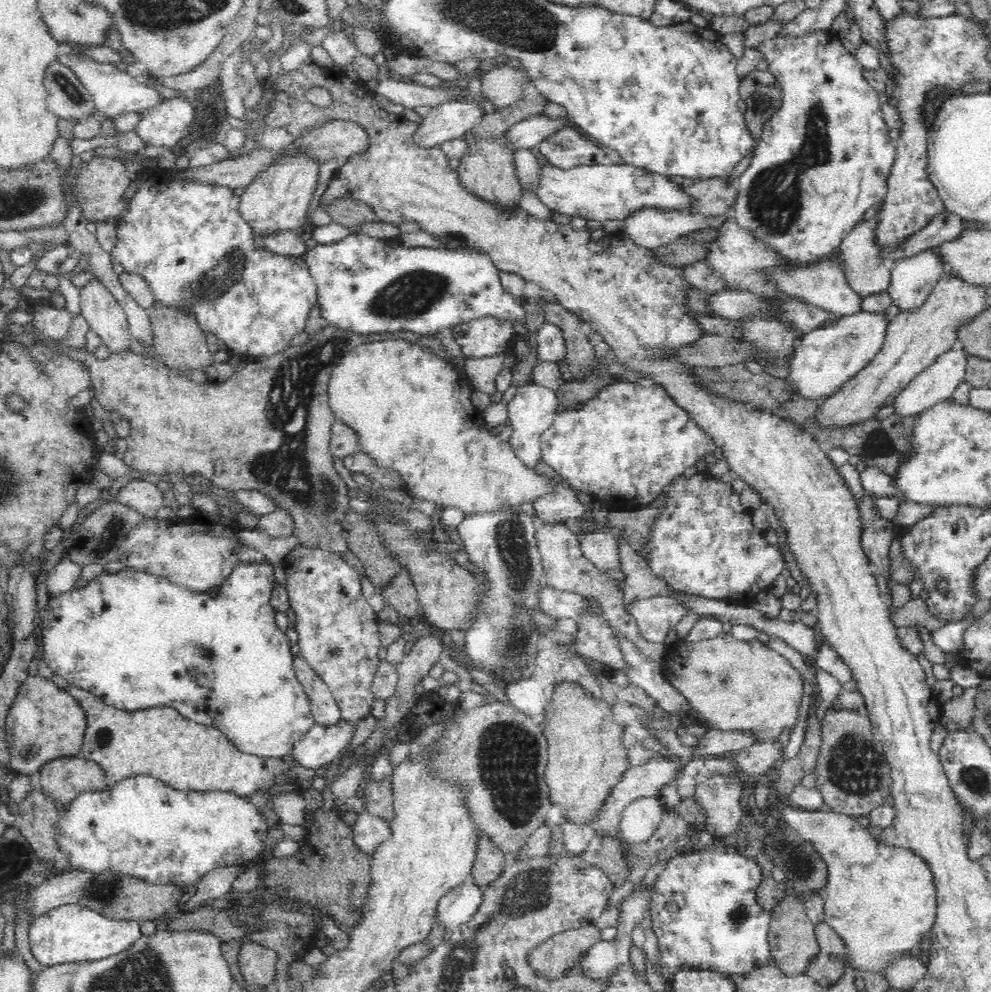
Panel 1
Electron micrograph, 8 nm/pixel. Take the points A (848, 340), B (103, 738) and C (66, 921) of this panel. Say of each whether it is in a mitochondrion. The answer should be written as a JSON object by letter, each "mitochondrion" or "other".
{"A":"mitochondrion","B":"mitochondrion","C":"other"}

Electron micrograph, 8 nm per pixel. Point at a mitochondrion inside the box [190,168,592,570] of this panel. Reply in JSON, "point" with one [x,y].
{"point":[292,390]}

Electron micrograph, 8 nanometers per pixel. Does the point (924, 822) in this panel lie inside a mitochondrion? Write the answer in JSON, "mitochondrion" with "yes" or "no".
{"mitochondrion":"no"}

